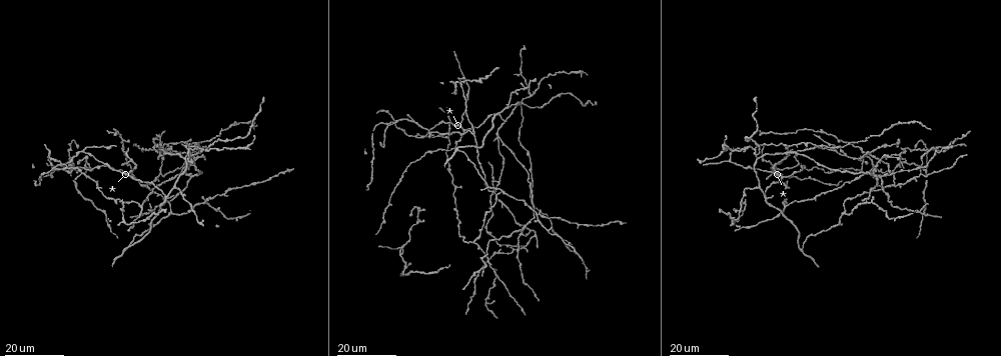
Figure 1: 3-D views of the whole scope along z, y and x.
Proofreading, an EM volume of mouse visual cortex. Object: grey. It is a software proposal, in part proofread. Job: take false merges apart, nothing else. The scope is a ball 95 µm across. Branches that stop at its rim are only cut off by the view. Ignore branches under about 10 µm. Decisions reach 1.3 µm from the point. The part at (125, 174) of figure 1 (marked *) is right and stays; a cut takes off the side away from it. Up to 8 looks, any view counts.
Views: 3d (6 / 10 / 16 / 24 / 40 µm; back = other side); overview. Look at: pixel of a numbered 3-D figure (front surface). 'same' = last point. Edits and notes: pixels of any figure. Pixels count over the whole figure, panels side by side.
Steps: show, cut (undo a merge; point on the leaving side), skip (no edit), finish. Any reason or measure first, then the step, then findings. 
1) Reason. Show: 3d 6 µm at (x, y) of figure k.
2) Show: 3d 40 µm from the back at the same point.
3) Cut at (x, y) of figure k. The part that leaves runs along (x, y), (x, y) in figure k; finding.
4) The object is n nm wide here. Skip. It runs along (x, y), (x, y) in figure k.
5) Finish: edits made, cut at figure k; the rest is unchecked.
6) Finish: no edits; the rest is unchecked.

Three-way junction. Show: 3d 16 µm at (65, 166) of figure 1.

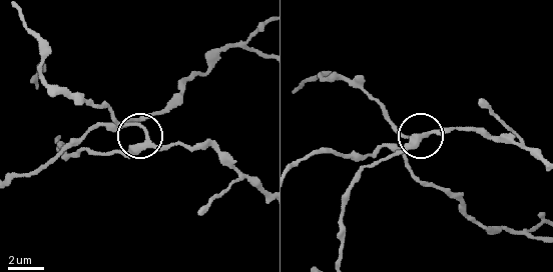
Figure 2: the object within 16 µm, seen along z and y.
Show: 3d 10 µm at (426, 133) of figure 2.

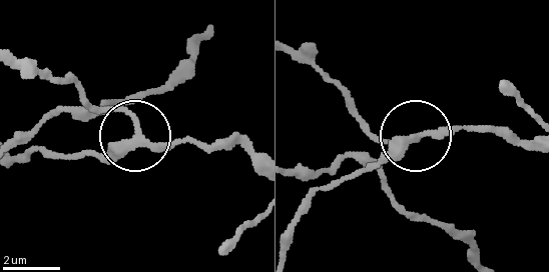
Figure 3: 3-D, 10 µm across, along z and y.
The object is 210 nm wide here. Skip. It runs along (478, 254), (351, 156), (316, 187), (416, 132), (368, 132) in figure 3; all the same neuron.

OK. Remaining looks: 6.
Thin arm on a thick one. Show: 3d 24 µm at (500, 136) of figure 1.

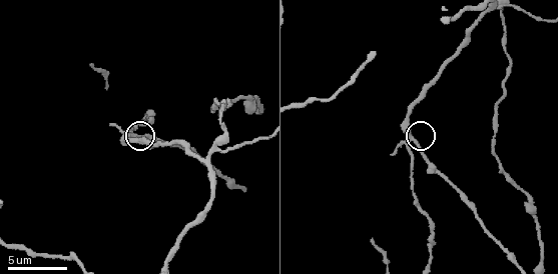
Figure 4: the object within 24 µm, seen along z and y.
Zoom in. Show: 3d 6 µm at (135, 134) of figure 4.

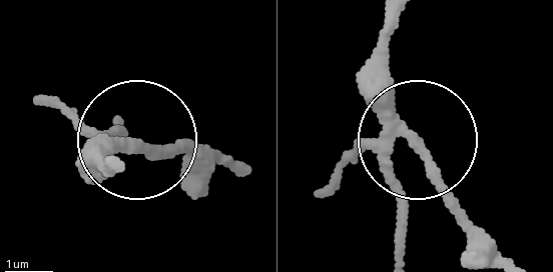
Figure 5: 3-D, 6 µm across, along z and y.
The object is 270 nm wide here. Skip. All the same neuron.

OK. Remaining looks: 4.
Arms part here. Show: 3d 24 µm at (845, 154) of figure 1.

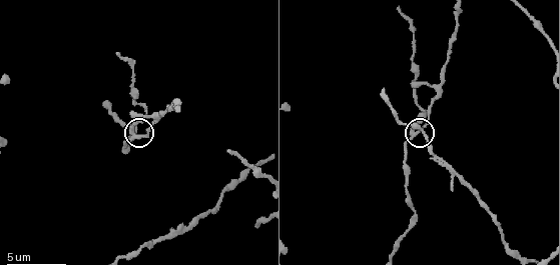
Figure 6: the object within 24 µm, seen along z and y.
Show: 3d 10 µm at (133, 133) of figure 6.

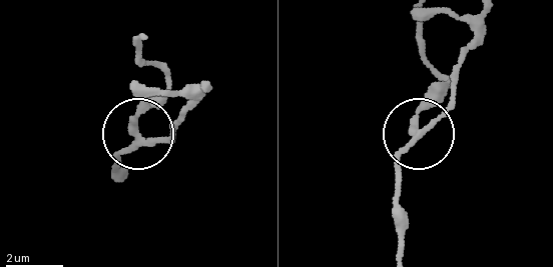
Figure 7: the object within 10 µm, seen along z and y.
The object is 220 nm wide here. Skip. It runs along (206, 86), (173, 134), (142, 136), (139, 107), (168, 74) in figure 7; continuous, no second neuron.

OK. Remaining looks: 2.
A fork. Show: 3d 16 µm at (868, 201) of figure 1.

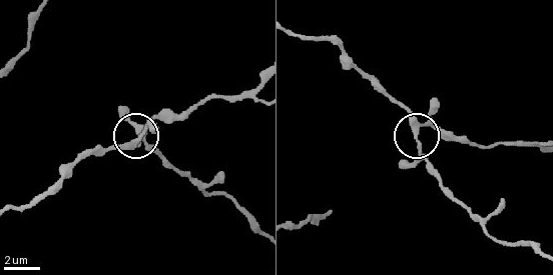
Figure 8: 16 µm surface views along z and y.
Closer look. Show: 3d 6 µm at (414, 130) of figure 8.

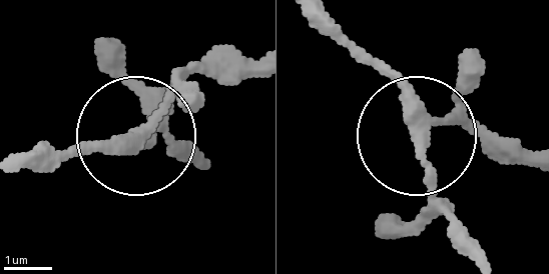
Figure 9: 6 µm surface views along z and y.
The object is 250 nm wide here. Skip. It runs along (325, 17), (400, 100), (456, 251) in figure 9; one neuron here.

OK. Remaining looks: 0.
Finish: no edits; the rest is unchecked.

